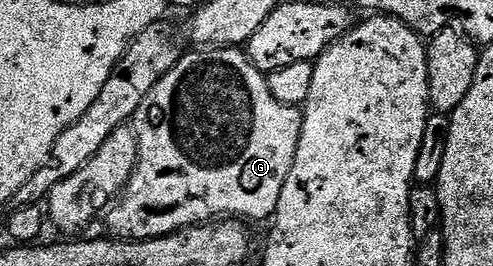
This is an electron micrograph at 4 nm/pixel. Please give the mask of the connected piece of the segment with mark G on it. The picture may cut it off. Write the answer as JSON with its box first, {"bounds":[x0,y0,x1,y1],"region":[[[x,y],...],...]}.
{"bounds":[105,47,302,240],"region":[[[240,47],[193,51],[197,52],[186,51],[178,60],[177,65],[167,74],[163,74],[163,78],[159,78],[159,82],[155,82],[151,94],[147,94],[147,98],[143,98],[143,102],[139,106],[135,117],[137,166],[134,168],[133,175],[130,176],[129,182],[125,185],[119,199],[108,209],[108,212],[110,212],[105,224],[109,227],[108,235],[110,237],[119,240],[151,240],[160,236],[167,236],[172,232],[192,228],[195,224],[193,204],[201,212],[210,212],[213,215],[210,217],[213,218],[244,218],[249,222],[254,222],[253,220],[268,221],[277,210],[279,194],[283,190],[283,182],[287,182],[287,174],[291,174],[291,166],[295,162],[295,150],[299,146],[302,109],[283,106],[283,102],[279,102],[275,98],[275,94],[271,94],[266,73],[260,72]]]}

